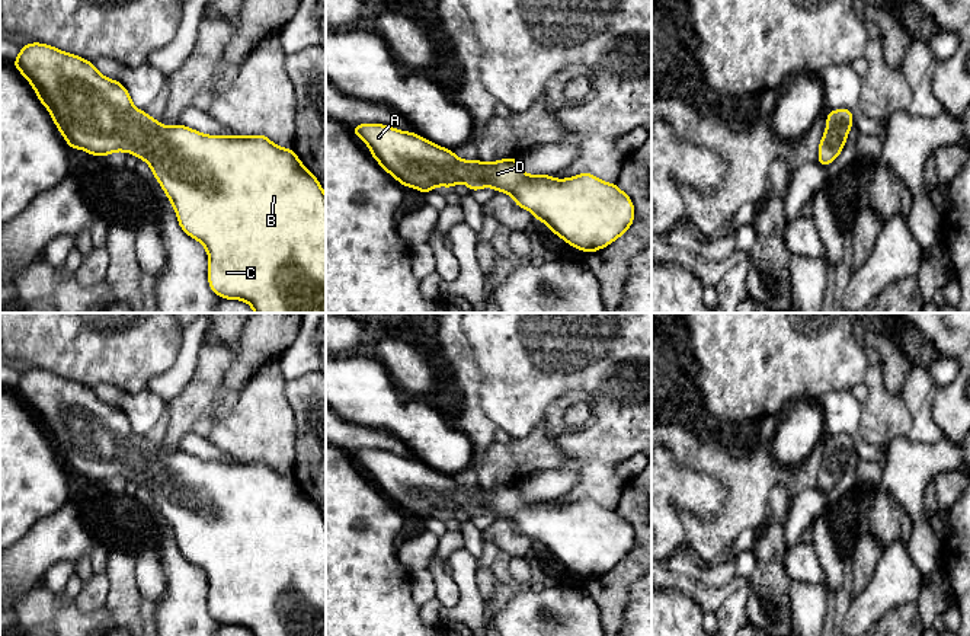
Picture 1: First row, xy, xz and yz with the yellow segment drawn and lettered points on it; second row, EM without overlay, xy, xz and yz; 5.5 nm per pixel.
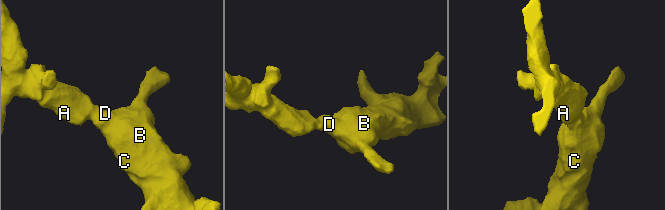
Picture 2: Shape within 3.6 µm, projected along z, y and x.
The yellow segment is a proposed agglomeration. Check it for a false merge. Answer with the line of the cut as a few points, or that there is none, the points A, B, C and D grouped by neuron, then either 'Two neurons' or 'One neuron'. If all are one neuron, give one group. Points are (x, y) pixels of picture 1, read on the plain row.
No split. Groups: A B C D. One neuron

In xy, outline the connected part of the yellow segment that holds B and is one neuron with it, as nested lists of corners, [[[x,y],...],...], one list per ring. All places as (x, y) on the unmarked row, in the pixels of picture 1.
[[[32,368],[22,371],[22,375],[12,390],[32,410],[41,429],[49,437],[58,457],[64,461],[70,474],[80,474],[89,480],[106,483],[113,477],[132,479],[137,485],[145,486],[151,493],[169,527],[172,528],[180,554],[192,565],[201,568],[209,584],[208,610],[220,623],[228,626],[243,626],[253,636],[326,636],[326,520],[316,502],[300,488],[294,474],[284,474],[273,470],[266,461],[207,461],[185,451],[166,453],[153,445],[147,438],[138,437],[122,409],[102,402],[93,391],[74,380],[64,378],[51,371]]]

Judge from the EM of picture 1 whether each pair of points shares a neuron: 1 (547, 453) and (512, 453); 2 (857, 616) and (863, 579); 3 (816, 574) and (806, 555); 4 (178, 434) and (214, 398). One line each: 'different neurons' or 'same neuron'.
1: same neuron
2: different neurons
3: same neuron
4: same neuron

